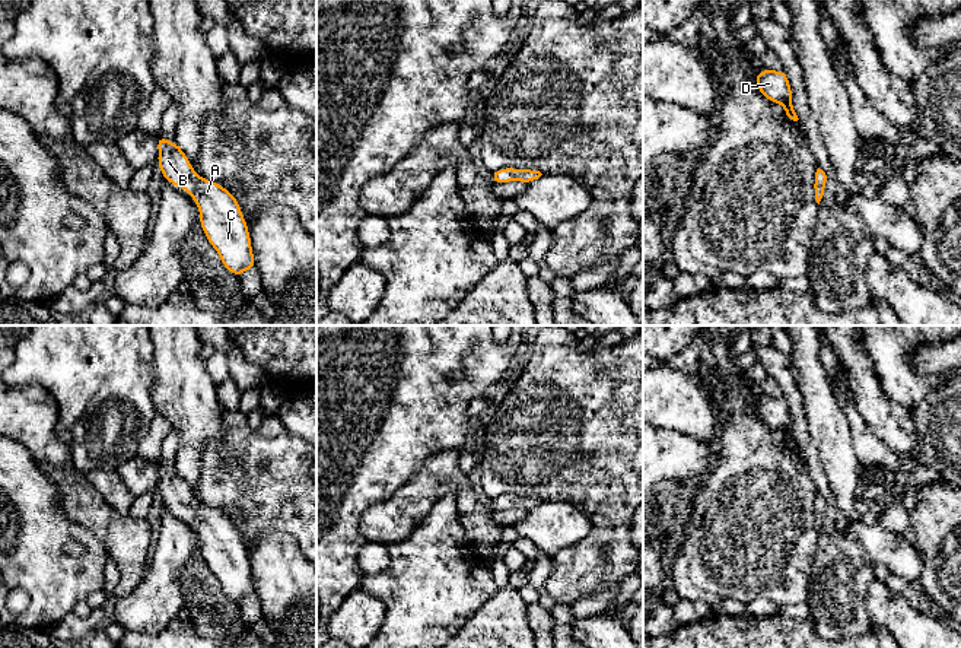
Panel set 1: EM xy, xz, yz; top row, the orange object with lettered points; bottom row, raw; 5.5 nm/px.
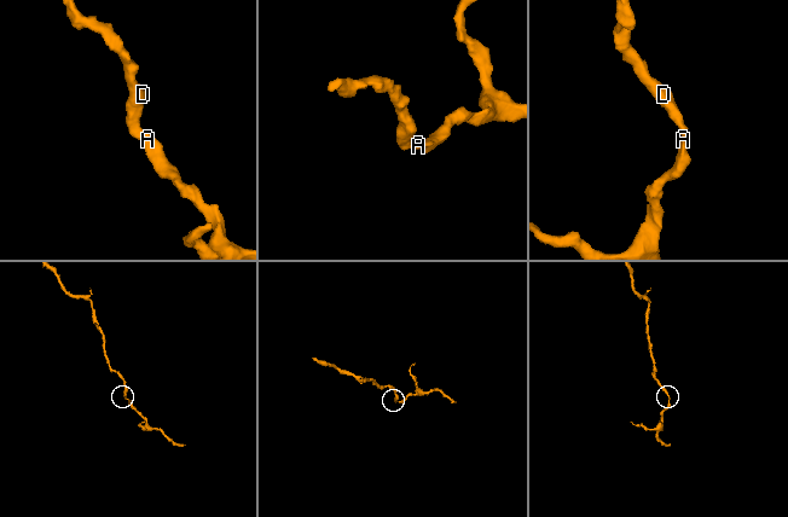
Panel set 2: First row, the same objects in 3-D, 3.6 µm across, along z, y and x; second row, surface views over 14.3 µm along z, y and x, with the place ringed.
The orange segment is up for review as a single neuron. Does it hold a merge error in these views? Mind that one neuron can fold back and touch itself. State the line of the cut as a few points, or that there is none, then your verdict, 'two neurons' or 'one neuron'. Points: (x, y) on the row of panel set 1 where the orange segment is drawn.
no cut | one neuron

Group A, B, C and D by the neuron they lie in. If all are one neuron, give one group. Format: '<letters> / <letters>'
A B C D

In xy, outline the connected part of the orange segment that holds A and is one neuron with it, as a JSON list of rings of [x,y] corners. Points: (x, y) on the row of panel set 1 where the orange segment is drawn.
[[[160,134],[156,137],[156,142],[159,147],[157,165],[163,178],[174,185],[187,190],[195,200],[200,209],[201,229],[213,248],[219,252],[225,269],[236,277],[239,277],[245,270],[257,269],[251,250],[251,236],[239,209],[239,201],[222,185],[197,177],[188,158],[176,143],[163,139]]]

